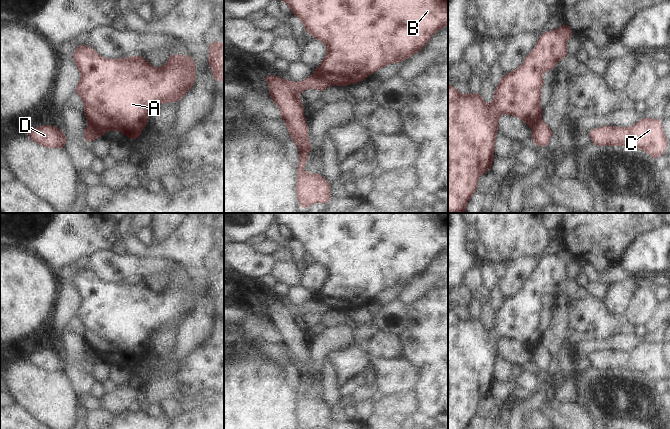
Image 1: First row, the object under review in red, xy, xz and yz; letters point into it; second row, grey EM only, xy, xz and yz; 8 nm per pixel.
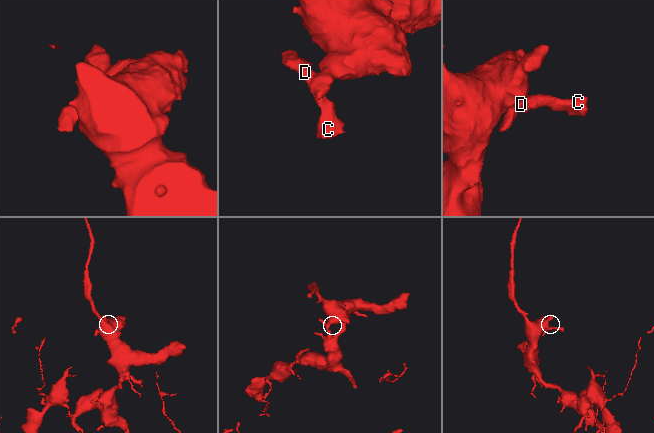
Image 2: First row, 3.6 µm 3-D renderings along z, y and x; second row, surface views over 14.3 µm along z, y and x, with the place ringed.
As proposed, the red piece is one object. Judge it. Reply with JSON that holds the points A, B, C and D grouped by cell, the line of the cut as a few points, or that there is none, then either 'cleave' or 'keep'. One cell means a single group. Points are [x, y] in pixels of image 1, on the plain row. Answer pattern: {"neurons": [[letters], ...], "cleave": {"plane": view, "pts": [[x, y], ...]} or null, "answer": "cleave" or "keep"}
{"neurons": [["A", "B"], ["C", "D"]], "cleave": {"plane": "xz", "pts": [[313, 298], [330, 308]]}, "answer": "cleave"}

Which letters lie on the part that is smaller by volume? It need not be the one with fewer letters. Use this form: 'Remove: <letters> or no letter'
Remove: C, D

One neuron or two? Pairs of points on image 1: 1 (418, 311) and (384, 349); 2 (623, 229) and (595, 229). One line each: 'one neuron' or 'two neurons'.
1: two neurons
2: one neuron

